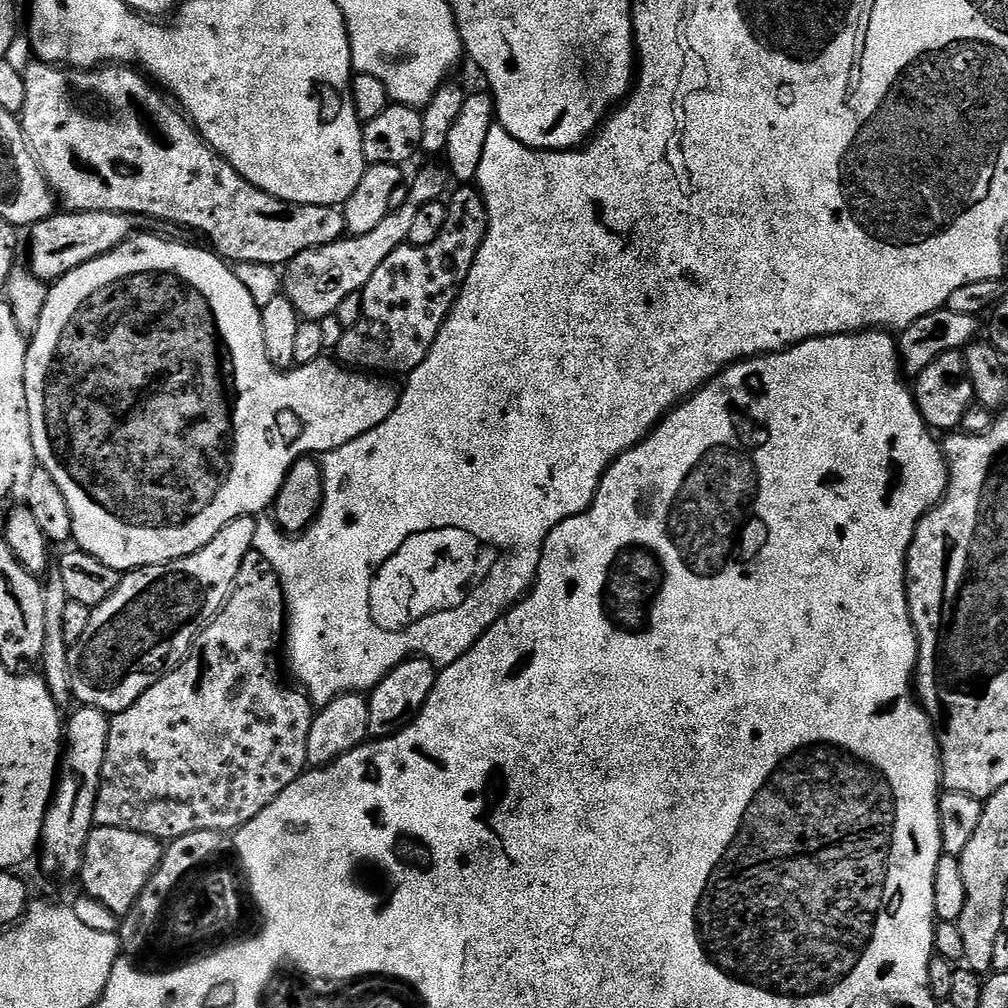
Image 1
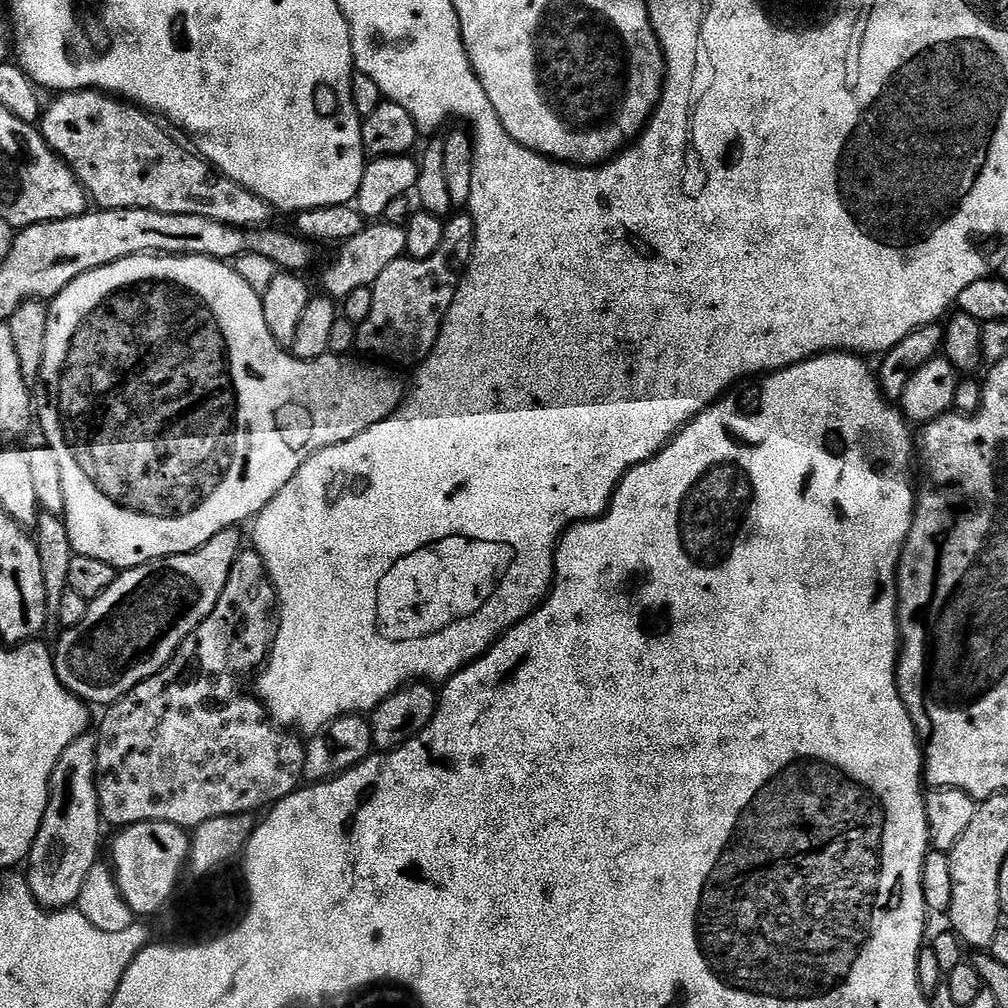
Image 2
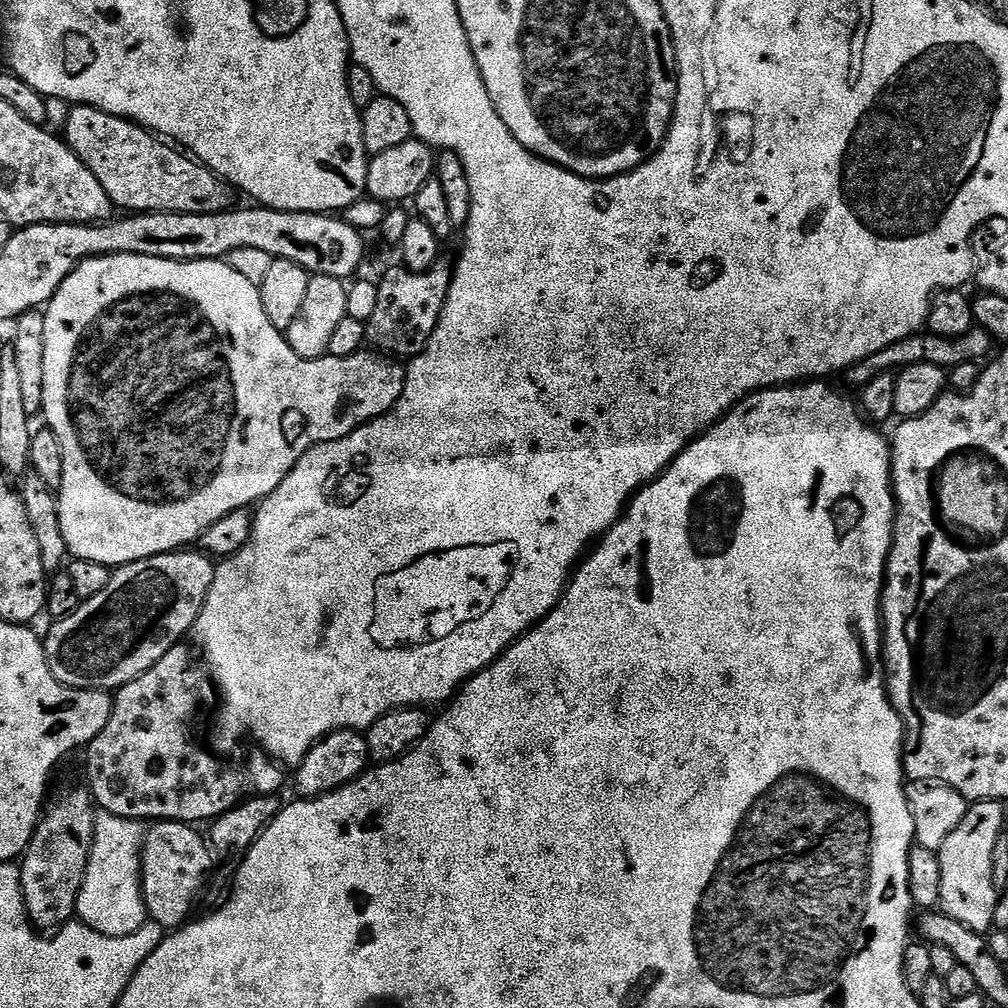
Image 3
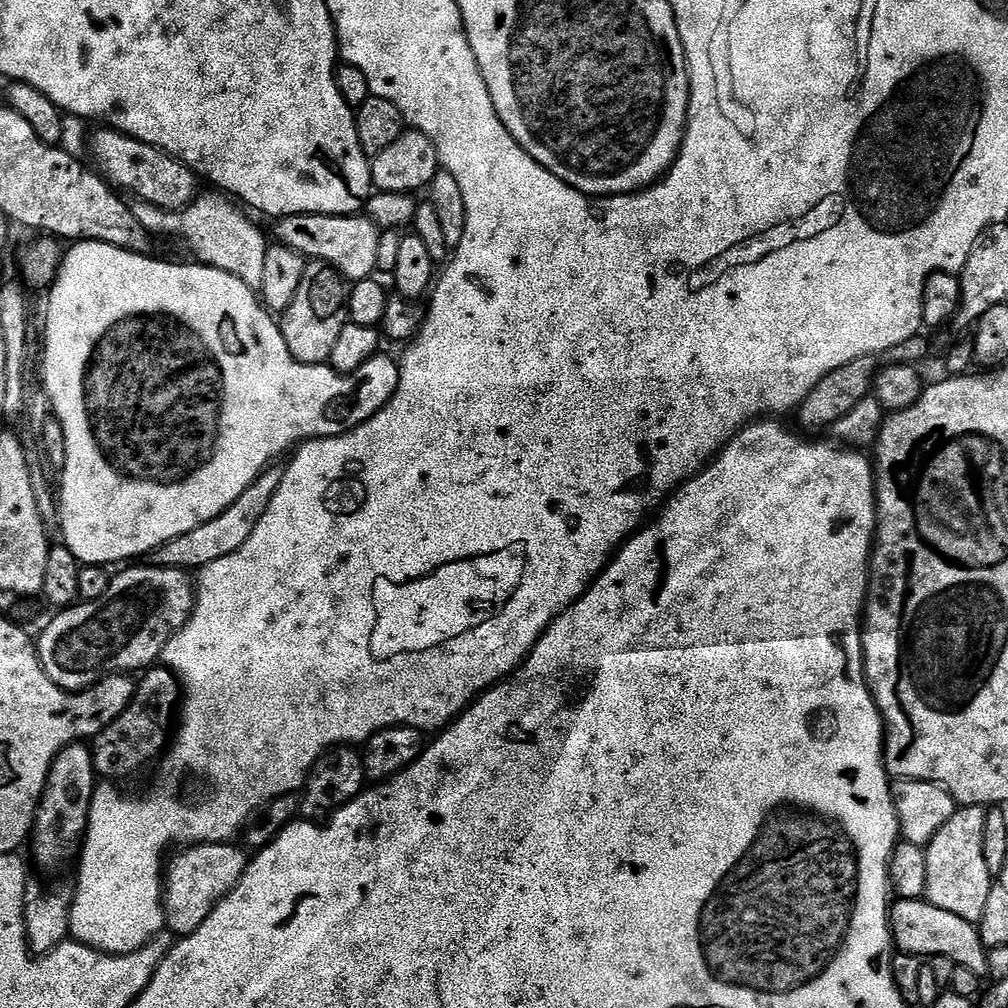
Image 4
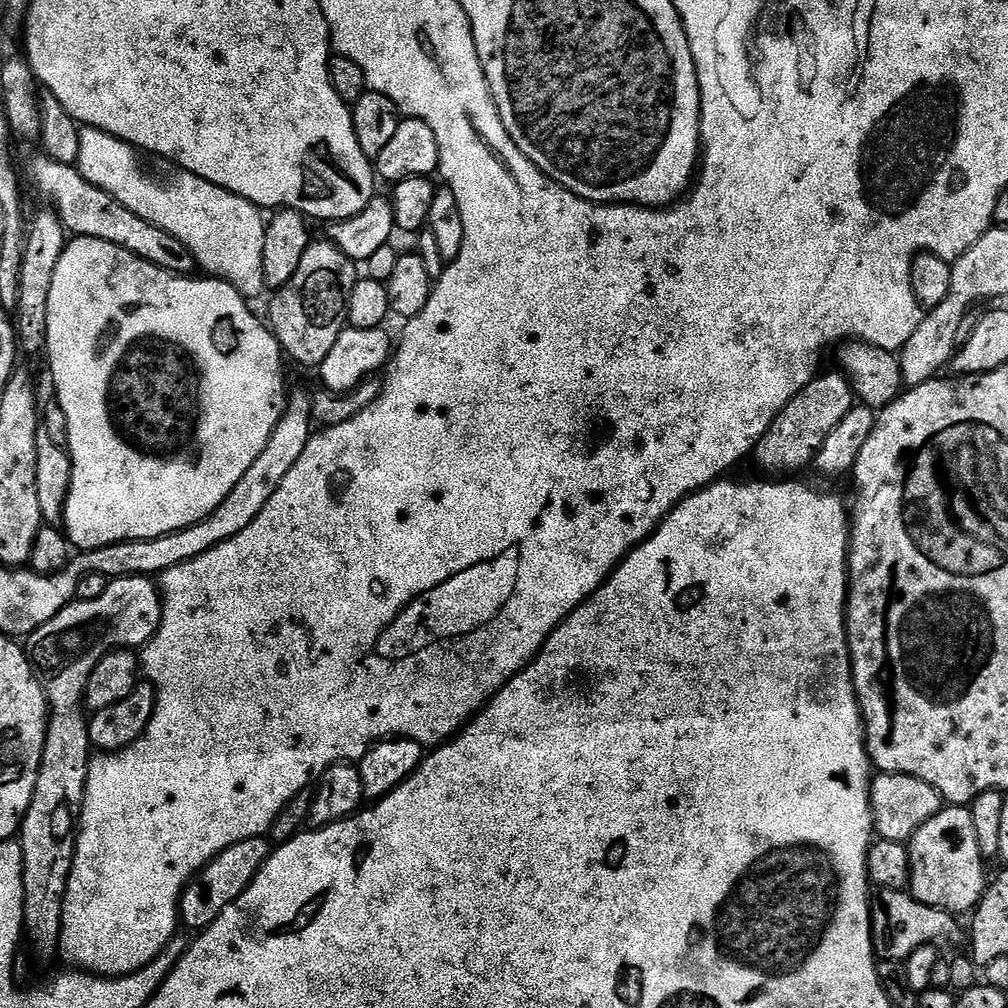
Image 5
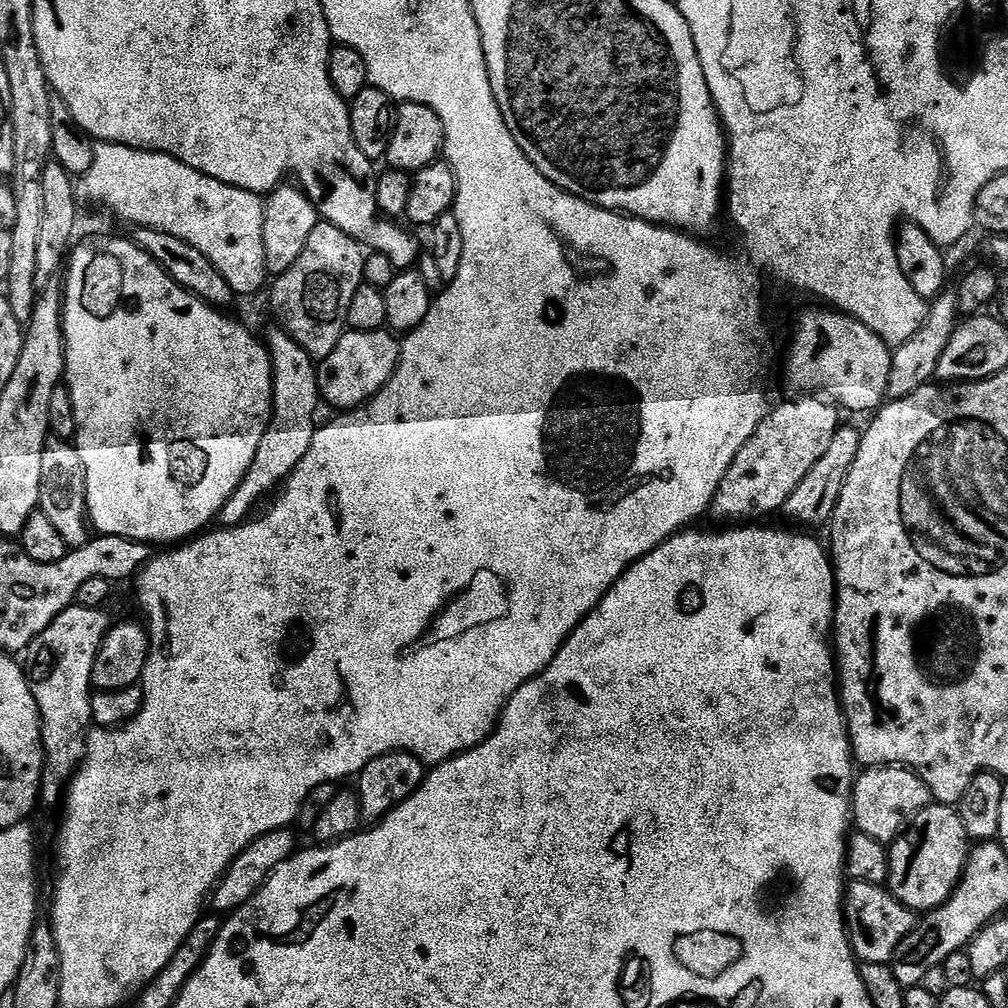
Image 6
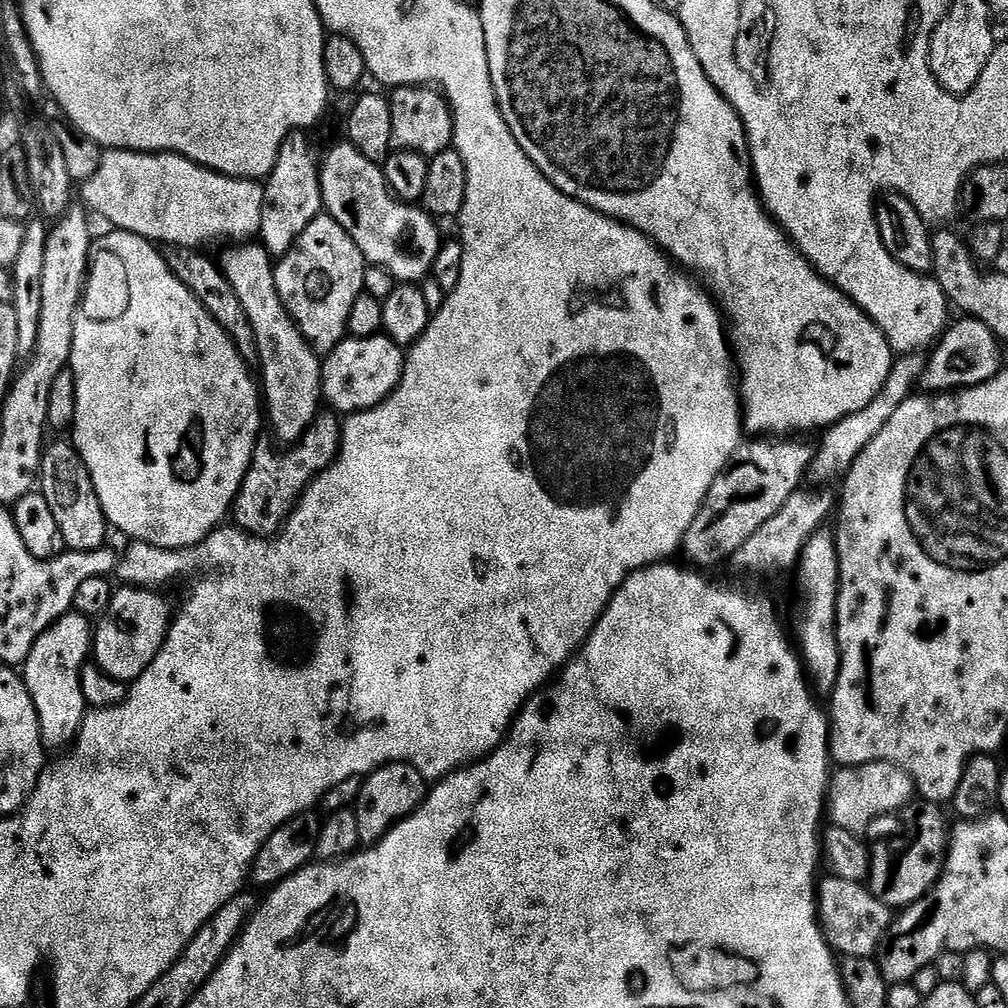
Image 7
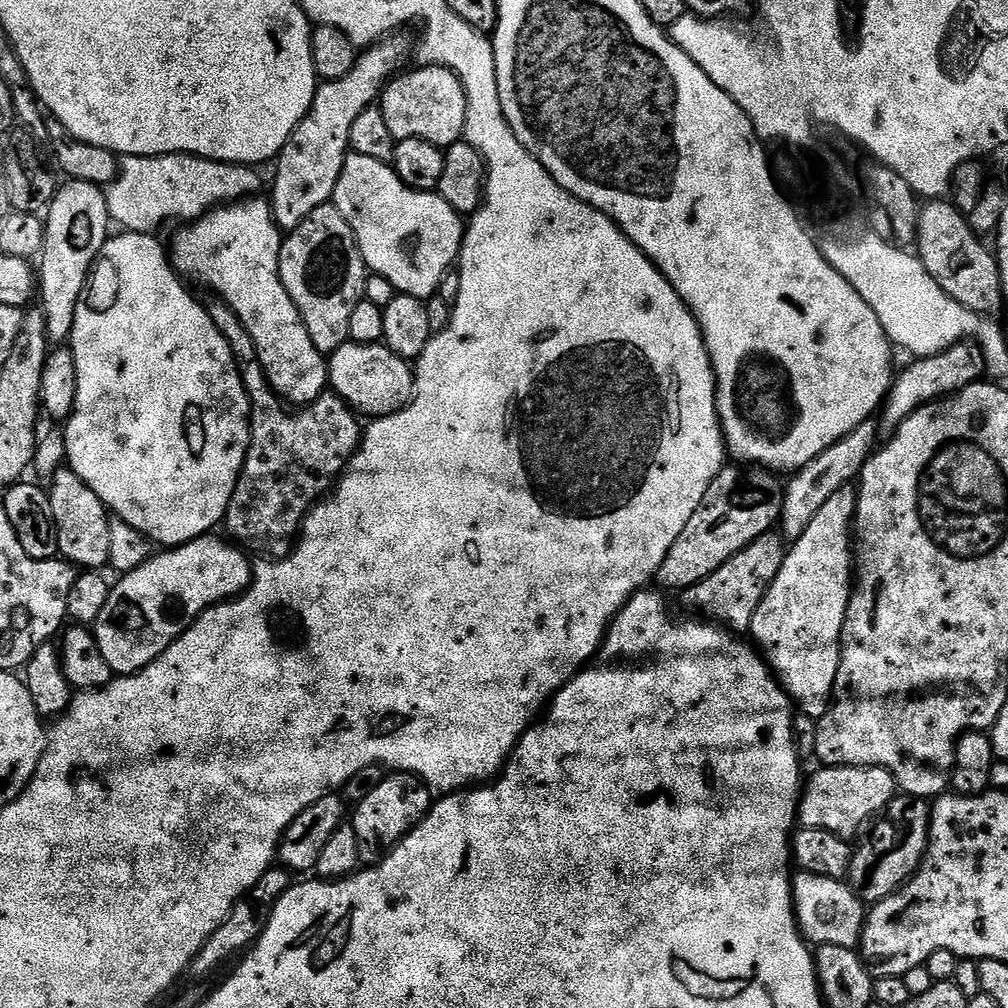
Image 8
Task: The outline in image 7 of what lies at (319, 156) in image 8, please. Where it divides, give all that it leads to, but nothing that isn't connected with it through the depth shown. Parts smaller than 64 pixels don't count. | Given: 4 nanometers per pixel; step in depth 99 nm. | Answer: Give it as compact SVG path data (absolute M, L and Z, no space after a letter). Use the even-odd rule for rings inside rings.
M300 138L284 141L278 162L264 184L262 226L258 240L273 258L286 255L294 242L298 242L298 234L302 234L302 230L306 230L306 226L310 226L310 222L325 211L320 185L320 160L314 153L308 152L302 141L296 139Z

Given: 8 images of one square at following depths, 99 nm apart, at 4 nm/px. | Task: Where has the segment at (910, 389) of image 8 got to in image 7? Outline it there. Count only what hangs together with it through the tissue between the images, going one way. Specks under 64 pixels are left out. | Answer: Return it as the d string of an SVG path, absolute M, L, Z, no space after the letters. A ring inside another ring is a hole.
M960 318L939 337L938 343L931 349L924 365L923 387L929 393L951 392L958 388L973 388L976 384L994 378L1001 371L1000 351L1002 345L996 335L982 322L971 318Z

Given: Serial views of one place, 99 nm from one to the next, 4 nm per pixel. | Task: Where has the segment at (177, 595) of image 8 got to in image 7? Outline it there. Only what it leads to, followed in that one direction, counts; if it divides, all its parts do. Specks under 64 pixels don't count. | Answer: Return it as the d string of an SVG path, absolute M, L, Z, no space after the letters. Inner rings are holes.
M120 586L112 593L110 606L105 610L104 615L99 617L94 628L94 652L98 657L100 669L110 678L121 682L131 682L139 678L154 662L158 650L162 650L165 638L168 637L168 630L172 626L174 619L174 608L168 605L168 600L164 596L159 596L159 591L148 586Z

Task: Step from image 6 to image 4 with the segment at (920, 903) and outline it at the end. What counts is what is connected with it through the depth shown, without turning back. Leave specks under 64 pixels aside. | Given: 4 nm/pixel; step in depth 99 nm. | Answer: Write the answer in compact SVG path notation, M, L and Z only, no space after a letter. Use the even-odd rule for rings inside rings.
M957 807L954 818L934 834L926 849L926 890L928 903L938 906L938 910L950 910L958 918L979 925L986 911L986 898L994 874L986 870L986 857L982 854L982 838L986 838L987 811L984 808Z

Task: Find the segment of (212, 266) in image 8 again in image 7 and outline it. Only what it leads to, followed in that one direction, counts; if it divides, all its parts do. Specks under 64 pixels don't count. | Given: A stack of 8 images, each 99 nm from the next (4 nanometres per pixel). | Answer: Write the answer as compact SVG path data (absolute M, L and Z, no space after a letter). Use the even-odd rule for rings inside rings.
M240 242L225 248L228 249L225 250L224 257L219 257L218 263L224 269L230 286L234 286L238 293L238 299L250 317L250 323L254 325L258 376L262 381L262 400L266 405L266 416L267 419L268 416L272 419L271 435L281 445L291 446L304 437L306 430L315 422L321 411L322 360L308 345L306 338L286 310L276 289L273 257L268 255L264 245L259 242Z

